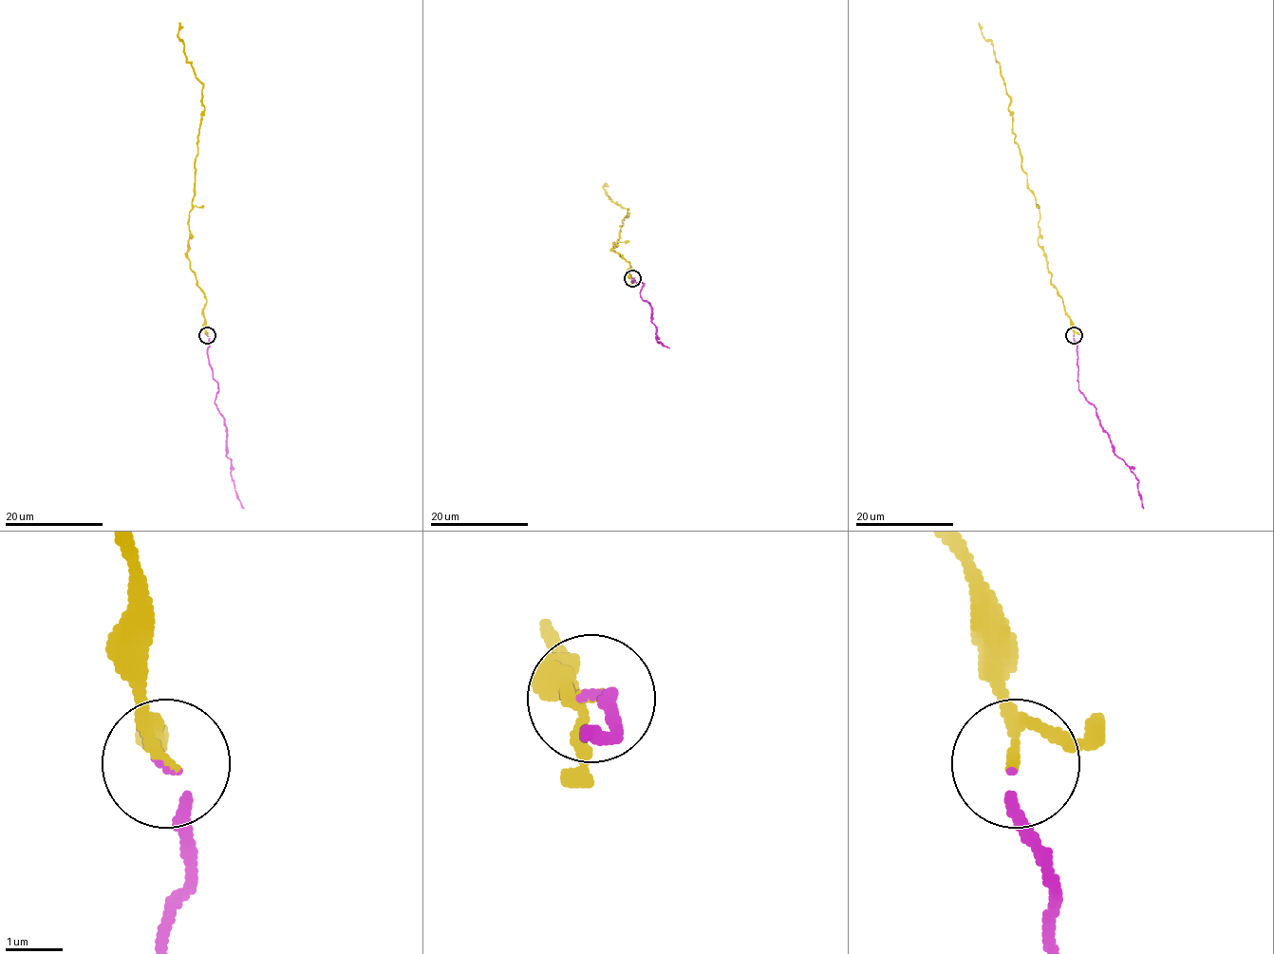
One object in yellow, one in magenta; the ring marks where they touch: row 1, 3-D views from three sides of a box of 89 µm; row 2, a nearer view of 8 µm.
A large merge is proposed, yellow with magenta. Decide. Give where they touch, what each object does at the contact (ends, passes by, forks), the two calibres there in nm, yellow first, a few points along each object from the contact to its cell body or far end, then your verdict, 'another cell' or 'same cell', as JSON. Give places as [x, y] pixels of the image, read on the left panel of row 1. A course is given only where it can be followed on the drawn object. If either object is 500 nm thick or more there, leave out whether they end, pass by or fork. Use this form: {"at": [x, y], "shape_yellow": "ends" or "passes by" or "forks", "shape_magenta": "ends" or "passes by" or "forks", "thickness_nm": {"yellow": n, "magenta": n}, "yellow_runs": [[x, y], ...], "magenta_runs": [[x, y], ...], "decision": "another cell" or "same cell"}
{"at": [207, 335], "shape_yellow": "passes by", "shape_magenta": "ends", "thickness_nm": {"yellow": 150, "magenta": 90}, "yellow_runs": [[207, 336], [206, 296], [187, 252], [204, 108], [202, 83], [186, 61], [177, 35], [180, 23]], "magenta_runs": [[207, 336], [208, 364], [212, 377], [218, 383], [215, 404], [224, 419], [232, 480], [244, 508]], "decision": "same cell"}

